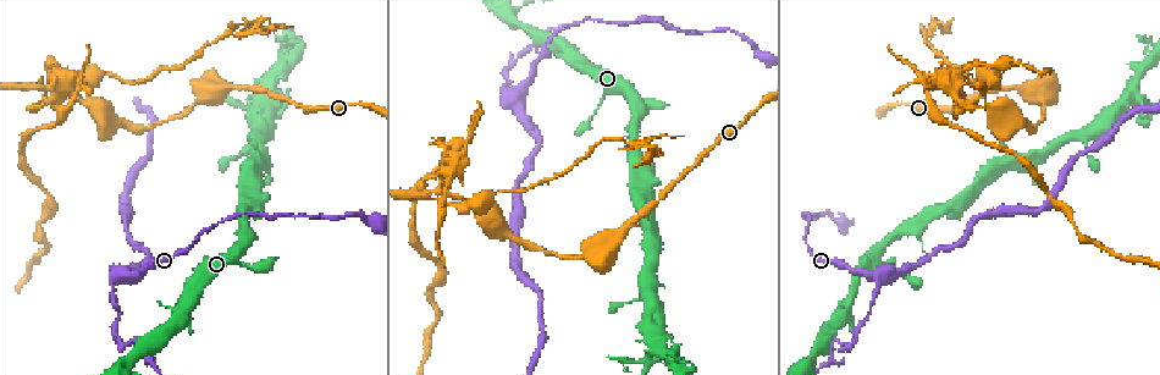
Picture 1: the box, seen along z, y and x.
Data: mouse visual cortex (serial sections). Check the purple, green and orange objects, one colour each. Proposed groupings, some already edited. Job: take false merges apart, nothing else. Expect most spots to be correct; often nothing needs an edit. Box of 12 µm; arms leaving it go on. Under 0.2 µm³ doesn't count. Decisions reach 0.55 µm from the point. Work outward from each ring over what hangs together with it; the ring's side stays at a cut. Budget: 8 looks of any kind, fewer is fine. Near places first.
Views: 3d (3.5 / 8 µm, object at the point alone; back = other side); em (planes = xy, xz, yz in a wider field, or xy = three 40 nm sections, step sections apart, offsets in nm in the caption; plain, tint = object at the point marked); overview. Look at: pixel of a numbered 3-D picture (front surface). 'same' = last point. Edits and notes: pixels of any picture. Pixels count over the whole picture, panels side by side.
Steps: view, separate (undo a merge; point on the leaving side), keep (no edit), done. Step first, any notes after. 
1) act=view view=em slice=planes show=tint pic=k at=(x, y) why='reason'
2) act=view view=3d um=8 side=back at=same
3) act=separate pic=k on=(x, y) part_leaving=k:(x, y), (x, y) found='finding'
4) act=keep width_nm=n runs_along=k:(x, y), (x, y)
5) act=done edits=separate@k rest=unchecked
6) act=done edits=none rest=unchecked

act=view view=3d um=3.5 pic=1 at=(520, 96) why='calibre changes'

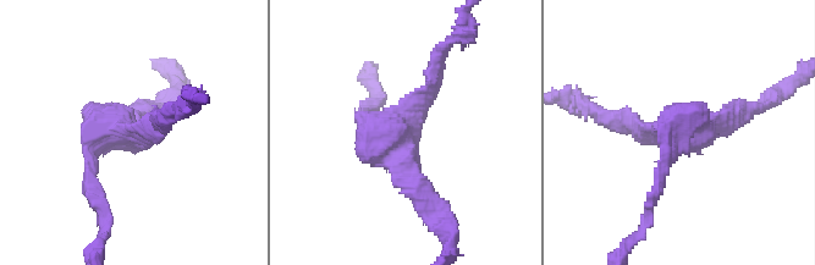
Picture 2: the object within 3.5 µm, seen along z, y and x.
act=view view=em slice=xy step=5 show=tint pic=2 at=(402, 127) why='now the EM'

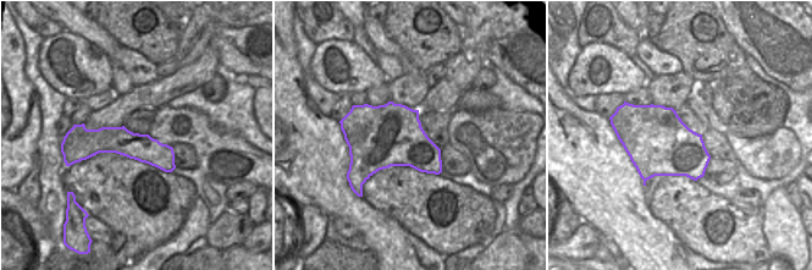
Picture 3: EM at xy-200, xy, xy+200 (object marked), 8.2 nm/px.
act=keep runs_along=3:(77, 134), (142, 147), (171, 166) found='all the same cell'

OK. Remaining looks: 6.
act=view view=3d um=3.5 pic=1 at=(533, 47) why='abrupt turn'

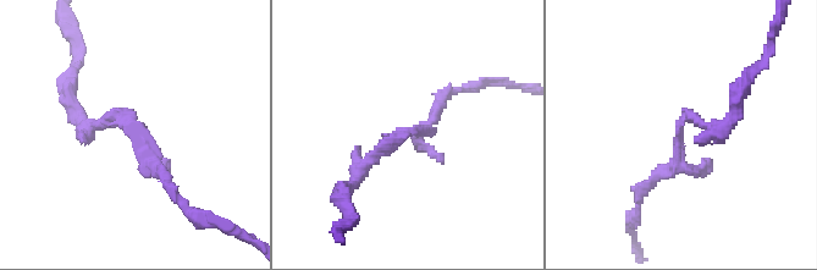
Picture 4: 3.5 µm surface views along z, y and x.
act=view view=em slice=planes show=tint pic=4 at=(140, 135)

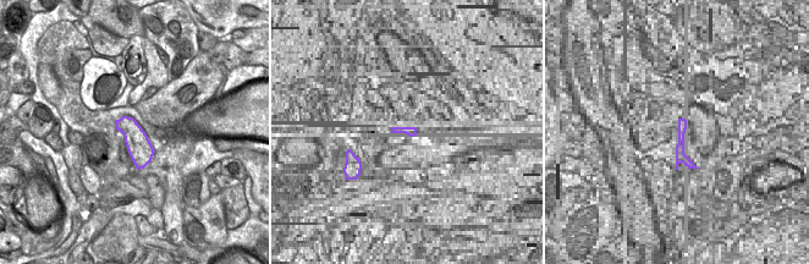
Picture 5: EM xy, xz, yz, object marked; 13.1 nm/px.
act=keep runs_along=4:(358, 172), (434, 120), (445, 94) found='all the same cell'

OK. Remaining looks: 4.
act=view view=3d um=3.5 pic=1 at=(650, 361) why='abrupt turn'

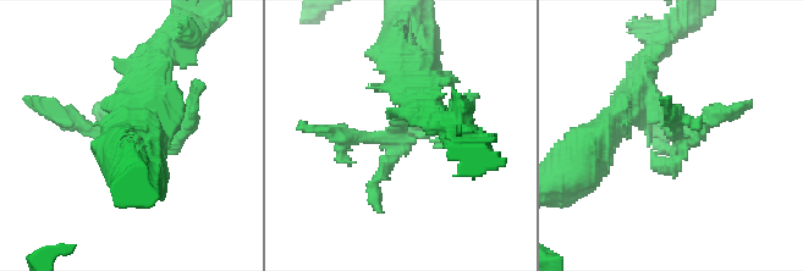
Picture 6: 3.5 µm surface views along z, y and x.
act=view view=em slice=xy step=5 show=tint pic=6 at=(400, 142) why='need the tissue'

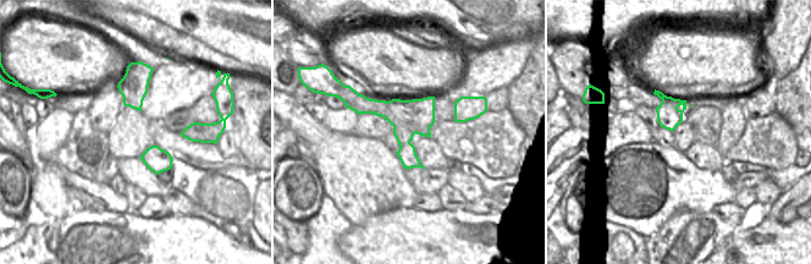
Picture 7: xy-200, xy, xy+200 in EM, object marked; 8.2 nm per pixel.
act=view view=em slice=xy step=3 show=tint at=same why='another direction'

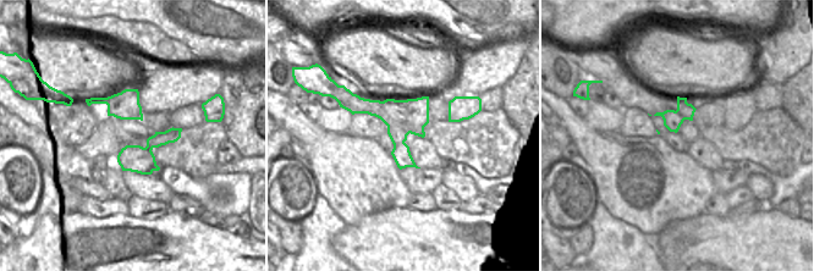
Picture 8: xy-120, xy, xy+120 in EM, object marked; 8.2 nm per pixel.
act=keep runs_along=6:(630, 101), (683, 143), (674, 165), (652, 158) found='all the same cell'

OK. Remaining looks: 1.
act=done edits=none rest=unchecked

